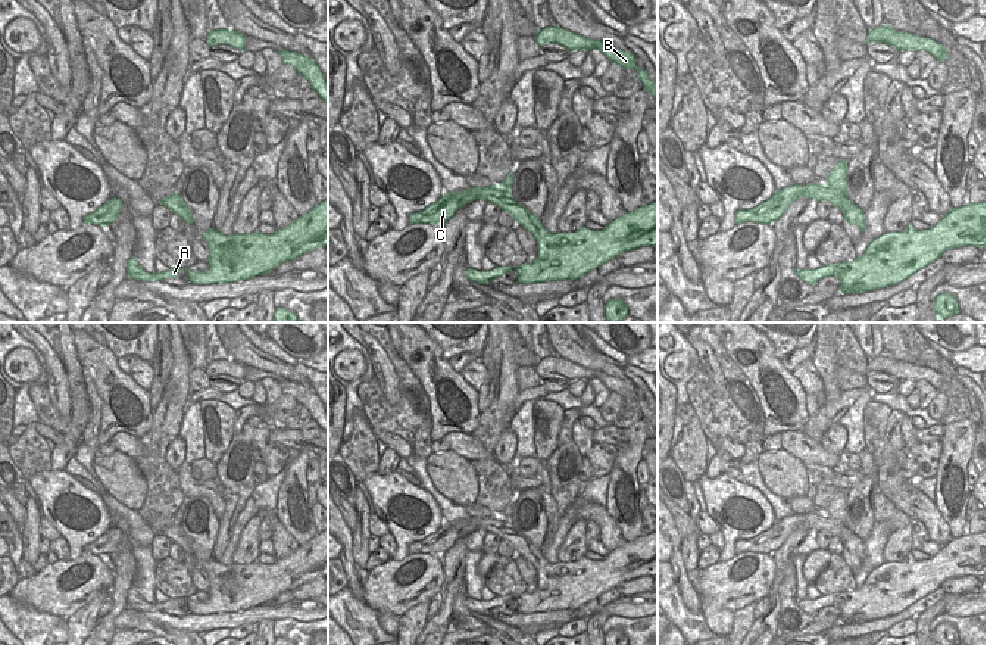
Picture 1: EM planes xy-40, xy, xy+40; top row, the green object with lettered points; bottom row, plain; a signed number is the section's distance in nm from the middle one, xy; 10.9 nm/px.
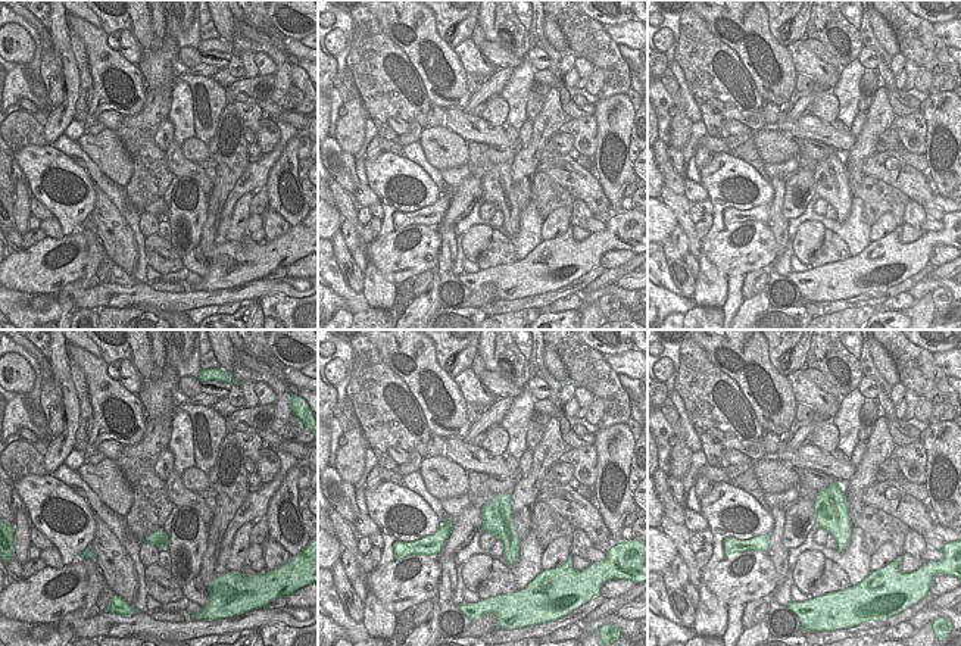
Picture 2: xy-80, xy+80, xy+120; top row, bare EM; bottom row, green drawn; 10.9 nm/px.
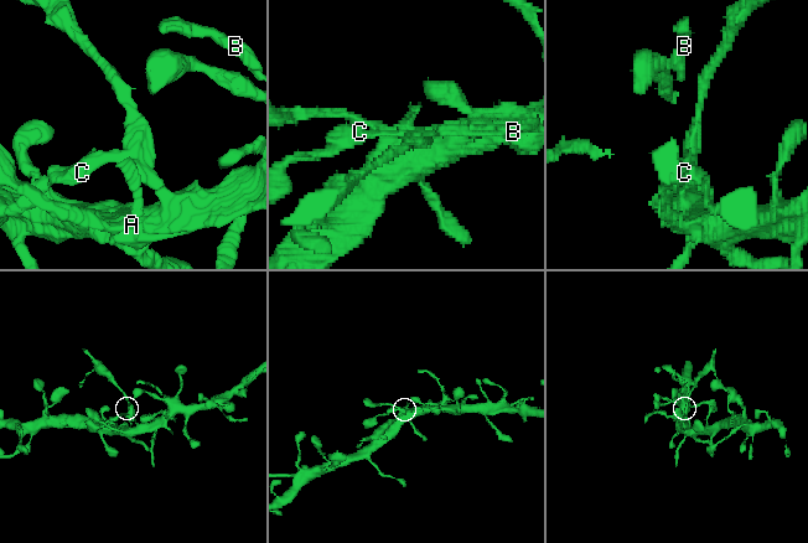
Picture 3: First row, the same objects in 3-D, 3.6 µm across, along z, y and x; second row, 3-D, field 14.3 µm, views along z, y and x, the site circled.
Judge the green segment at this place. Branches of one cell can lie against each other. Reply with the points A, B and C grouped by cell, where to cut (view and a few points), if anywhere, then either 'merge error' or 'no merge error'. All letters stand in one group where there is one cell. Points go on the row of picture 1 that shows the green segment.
A B / C | xy (531, 215), (530, 221), (536, 227), (537, 234) | merge error

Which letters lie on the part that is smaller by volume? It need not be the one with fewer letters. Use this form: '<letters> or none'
C

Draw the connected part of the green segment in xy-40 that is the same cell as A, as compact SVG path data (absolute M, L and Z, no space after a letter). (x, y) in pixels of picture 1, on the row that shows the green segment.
M134 256L127 264L127 278L137 281L163 281L165 278L175 278L181 272L184 272L184 269L169 268L165 272L149 274L138 265Z

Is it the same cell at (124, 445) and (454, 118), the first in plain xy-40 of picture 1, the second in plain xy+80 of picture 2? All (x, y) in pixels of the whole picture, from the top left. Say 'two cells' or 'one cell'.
one cell

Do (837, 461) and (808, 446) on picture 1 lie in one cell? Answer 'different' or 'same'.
same

